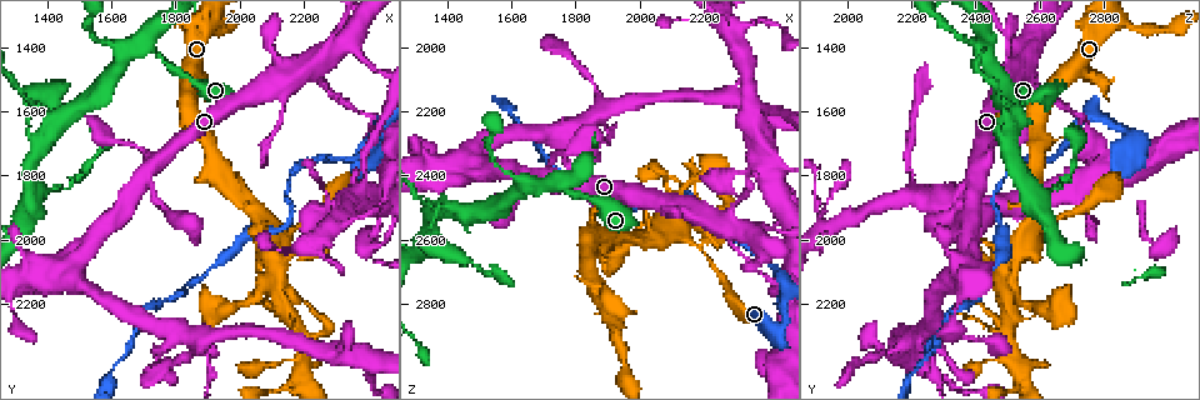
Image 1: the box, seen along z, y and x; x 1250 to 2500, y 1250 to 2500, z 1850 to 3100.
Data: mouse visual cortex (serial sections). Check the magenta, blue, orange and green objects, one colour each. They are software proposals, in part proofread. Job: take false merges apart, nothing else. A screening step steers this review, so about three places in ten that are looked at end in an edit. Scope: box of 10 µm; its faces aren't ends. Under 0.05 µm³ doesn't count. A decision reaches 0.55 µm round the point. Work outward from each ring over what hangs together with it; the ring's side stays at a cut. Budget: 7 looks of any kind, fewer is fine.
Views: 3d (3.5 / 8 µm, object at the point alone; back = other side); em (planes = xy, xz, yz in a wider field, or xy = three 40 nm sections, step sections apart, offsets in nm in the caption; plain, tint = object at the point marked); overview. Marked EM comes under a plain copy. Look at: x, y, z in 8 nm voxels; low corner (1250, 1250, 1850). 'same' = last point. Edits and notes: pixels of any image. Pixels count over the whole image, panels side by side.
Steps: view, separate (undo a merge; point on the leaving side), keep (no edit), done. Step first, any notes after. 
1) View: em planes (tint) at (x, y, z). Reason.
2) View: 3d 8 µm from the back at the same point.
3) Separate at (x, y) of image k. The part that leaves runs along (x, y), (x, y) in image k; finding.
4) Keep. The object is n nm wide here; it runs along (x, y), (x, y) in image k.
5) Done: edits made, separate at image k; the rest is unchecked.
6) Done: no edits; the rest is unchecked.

View: 3d 8 µm at (2140, 2060, 2420). Thick turns thin.

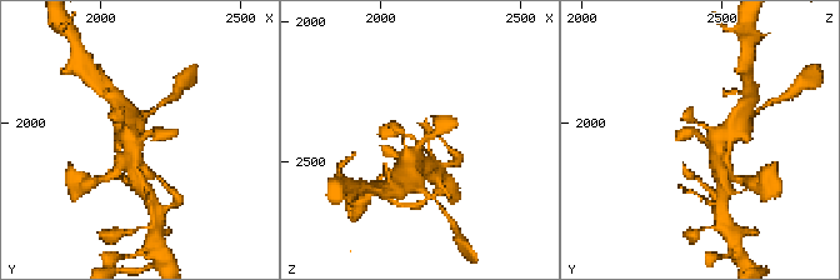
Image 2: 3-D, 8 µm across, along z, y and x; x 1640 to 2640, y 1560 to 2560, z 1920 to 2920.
View: em xy step 3 (tint) at the same point. 3 arms meet here; the arms are 300, 450, 500 nm wide; now the EM.

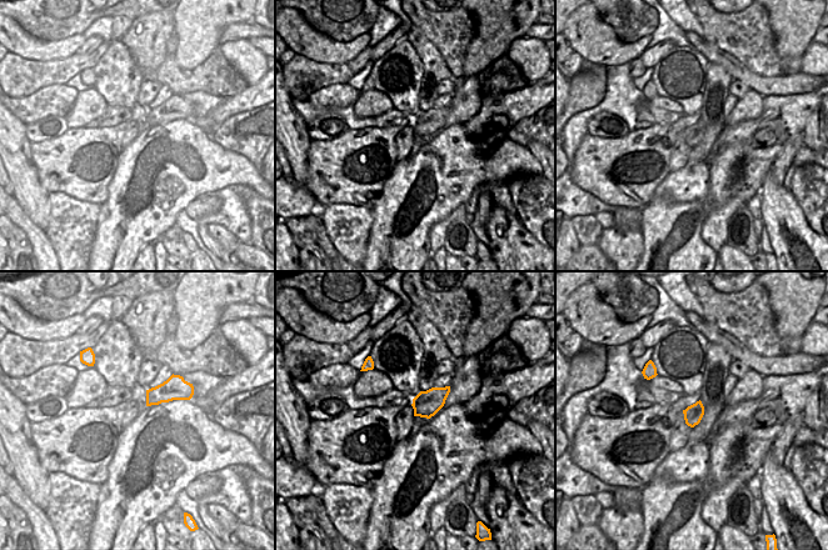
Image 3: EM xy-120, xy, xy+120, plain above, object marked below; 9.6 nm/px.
Keep. The object is 260 nm wide here; it runs along (406, 165), (423, 140), (450, 124) in image 2; all the same cell.

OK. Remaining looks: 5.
View: 3d 3.5 µm at (2210, 2370, 2510). Looks like a crossing.

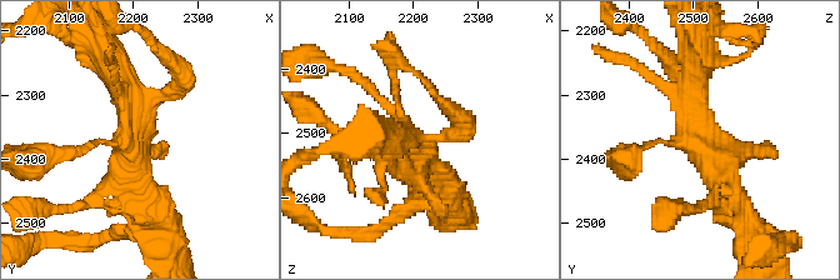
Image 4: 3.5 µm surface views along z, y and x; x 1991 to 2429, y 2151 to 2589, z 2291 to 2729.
View: em xy step 3 (tint) at (2200, 2365, 2520). Shape alone is not enough.

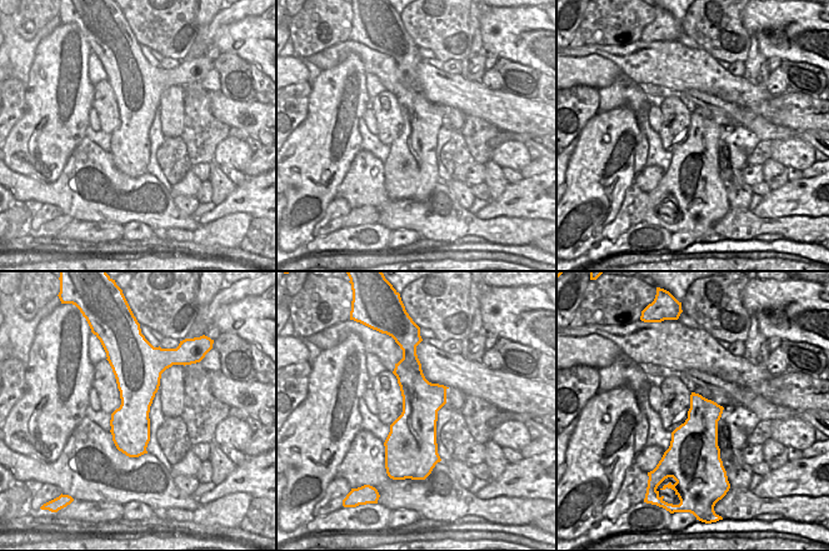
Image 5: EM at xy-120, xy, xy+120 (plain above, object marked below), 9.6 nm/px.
Keep. It runs along (106, 58), (141, 208) in image 4; one cell here.

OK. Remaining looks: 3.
View: 3d 3.5 µm at (1890, 2310, 2190). Looks like a crossing.

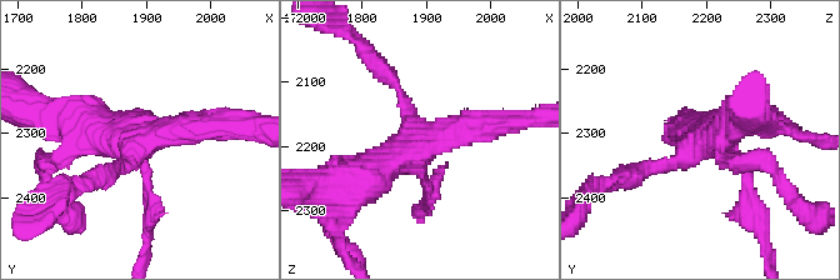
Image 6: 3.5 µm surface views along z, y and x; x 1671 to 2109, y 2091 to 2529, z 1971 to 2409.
View: em planes (tint) at (1890, 2310, 2195). 4 arms meet here; the arms are 150, 150, 350, 500 nm wide; need the tissue.

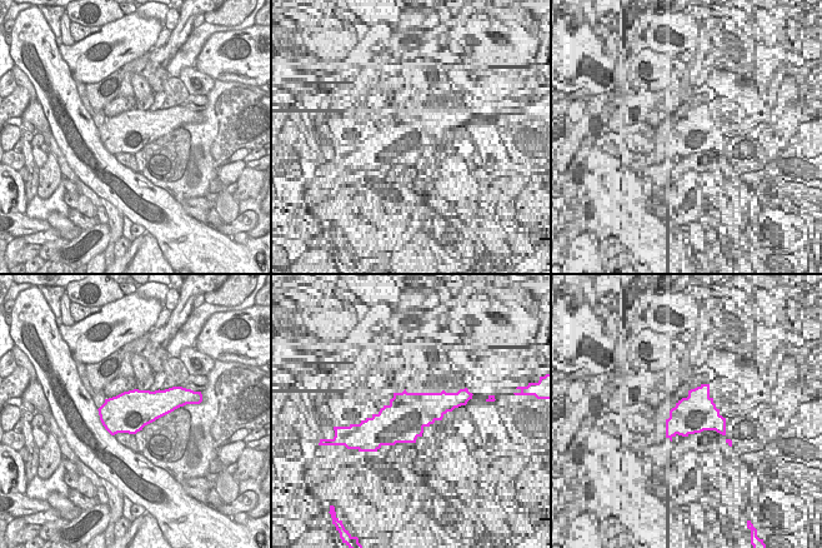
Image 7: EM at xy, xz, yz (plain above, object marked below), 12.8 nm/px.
View: em xy step 1 (tint) at the same point.

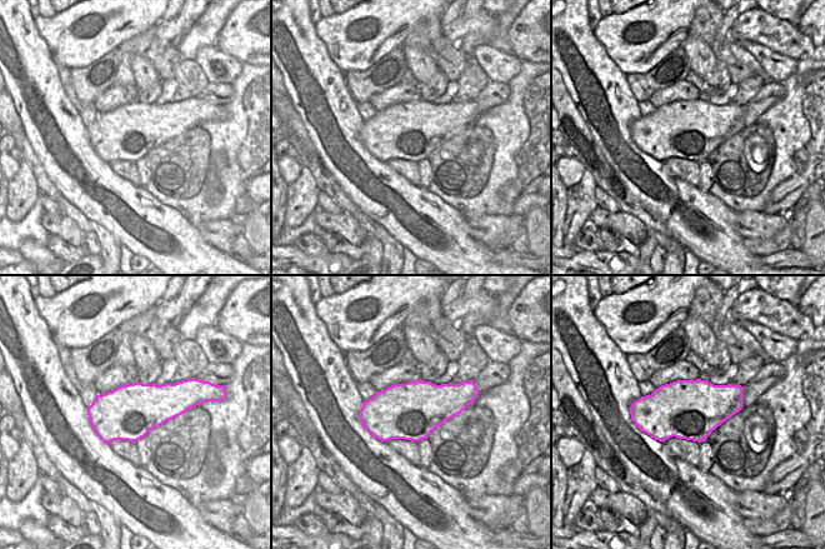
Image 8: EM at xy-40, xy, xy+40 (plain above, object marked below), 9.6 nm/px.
Keep. The object is 550 nm wide here; it runs along (350, 183), (423, 141), (495, 125) in image 6; one cell here.

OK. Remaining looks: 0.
Done: no edits; the rest is unchecked.

